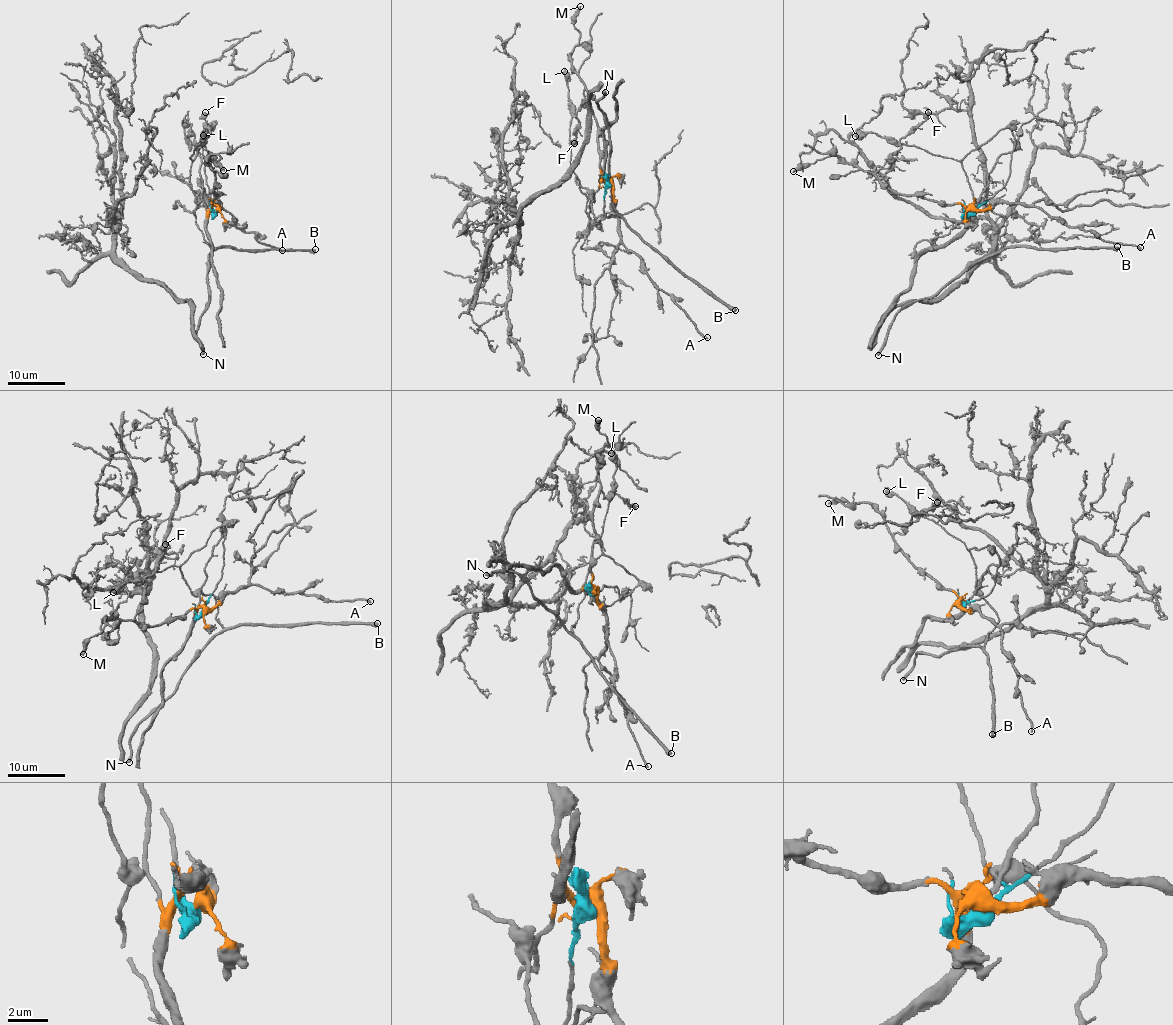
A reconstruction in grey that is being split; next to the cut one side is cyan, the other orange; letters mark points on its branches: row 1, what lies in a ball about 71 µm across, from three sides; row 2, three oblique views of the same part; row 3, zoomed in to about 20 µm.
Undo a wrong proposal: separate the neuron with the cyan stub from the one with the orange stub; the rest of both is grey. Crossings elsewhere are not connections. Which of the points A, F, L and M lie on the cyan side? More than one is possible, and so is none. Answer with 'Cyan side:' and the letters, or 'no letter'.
Cyan side: L

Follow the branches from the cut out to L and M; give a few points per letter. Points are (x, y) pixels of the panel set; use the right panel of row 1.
L: (972, 210), (993, 197), (1011, 172), (1015, 136), (1008, 128), (958, 161), (895, 145), (869, 132), (855, 136)
M: (972, 210), (958, 203), (939, 204), (897, 193), (837, 156), (800, 165), (793, 172)

